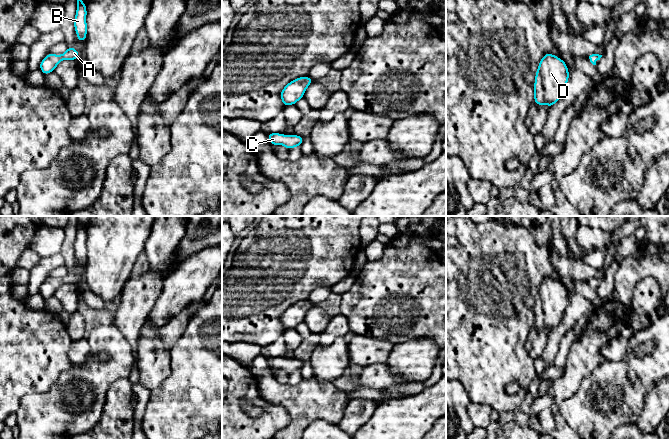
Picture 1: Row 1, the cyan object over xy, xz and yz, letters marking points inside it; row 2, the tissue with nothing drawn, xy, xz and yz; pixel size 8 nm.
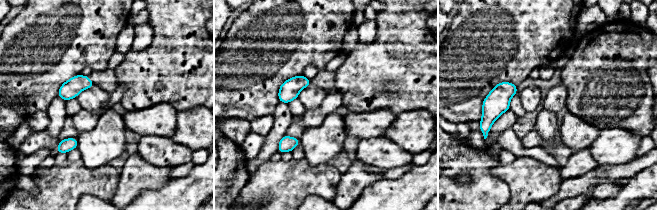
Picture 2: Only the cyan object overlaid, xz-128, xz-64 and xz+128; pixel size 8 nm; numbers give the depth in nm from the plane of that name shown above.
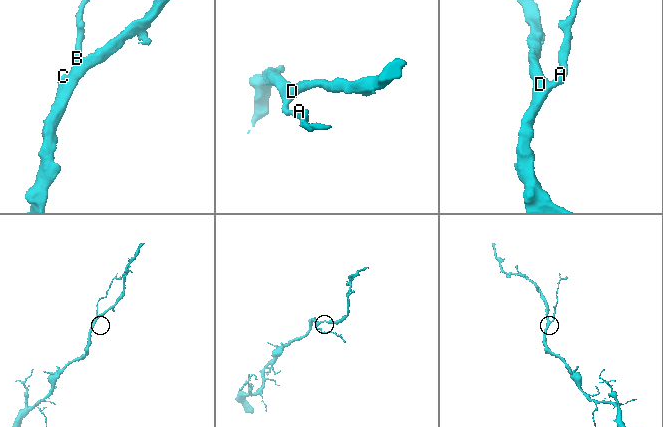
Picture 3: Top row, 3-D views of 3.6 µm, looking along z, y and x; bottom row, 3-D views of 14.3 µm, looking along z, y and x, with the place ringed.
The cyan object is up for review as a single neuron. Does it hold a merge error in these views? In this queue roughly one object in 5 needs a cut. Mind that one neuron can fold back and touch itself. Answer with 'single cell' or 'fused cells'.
single cell

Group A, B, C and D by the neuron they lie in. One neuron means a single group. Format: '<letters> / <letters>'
A B C D

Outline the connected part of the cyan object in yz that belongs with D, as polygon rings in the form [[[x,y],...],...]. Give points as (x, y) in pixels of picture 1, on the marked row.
[[[546,53],[539,62],[534,82],[534,103],[552,107],[561,98],[569,80],[567,64]]]

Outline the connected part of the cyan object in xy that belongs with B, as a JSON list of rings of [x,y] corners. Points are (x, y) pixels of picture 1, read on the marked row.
[[[77,0],[77,10],[74,18],[74,28],[77,34],[77,40],[85,42],[87,35],[87,9],[86,4],[82,0]]]

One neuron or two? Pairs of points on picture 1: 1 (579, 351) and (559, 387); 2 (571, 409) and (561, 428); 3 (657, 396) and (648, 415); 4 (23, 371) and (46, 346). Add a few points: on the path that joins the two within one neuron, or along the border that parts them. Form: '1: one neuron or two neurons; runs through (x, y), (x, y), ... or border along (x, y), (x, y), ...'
1: one neuron; runs through (579, 360), (575, 371), (568, 378)
2: two neurons; border along (558, 404), (562, 418), (572, 428)
3: one neuron; runs through (657, 401), (657, 405), (653, 410)
4: one neuron; runs through (27, 365), (40, 352)

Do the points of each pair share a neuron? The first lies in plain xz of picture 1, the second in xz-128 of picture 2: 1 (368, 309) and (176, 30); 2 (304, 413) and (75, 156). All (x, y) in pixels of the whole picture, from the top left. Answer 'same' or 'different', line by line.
1: same
2: different

